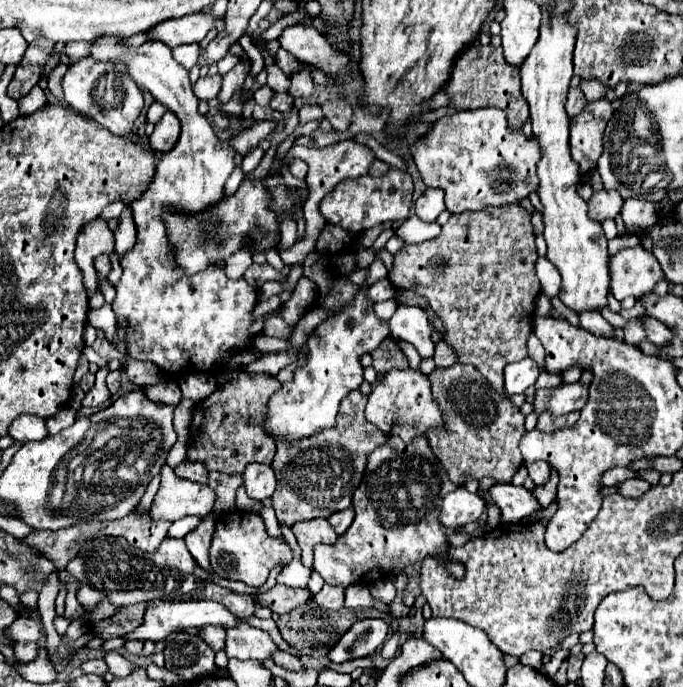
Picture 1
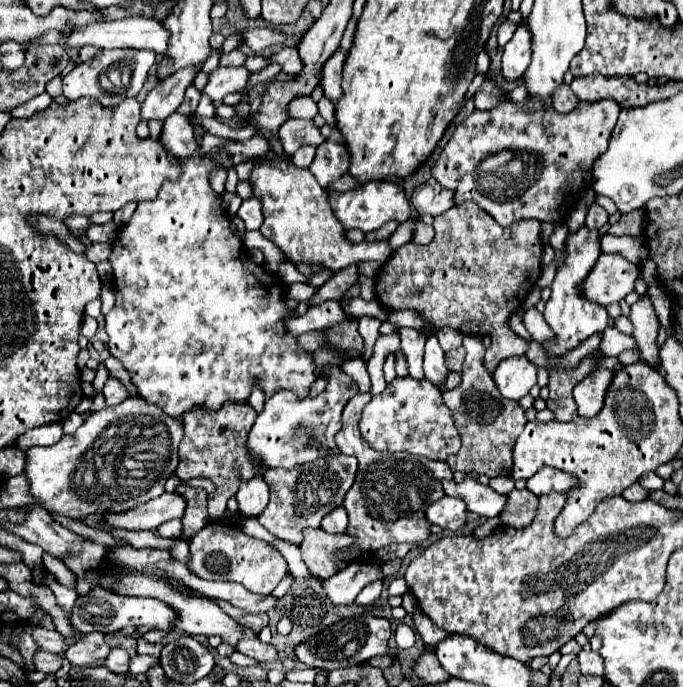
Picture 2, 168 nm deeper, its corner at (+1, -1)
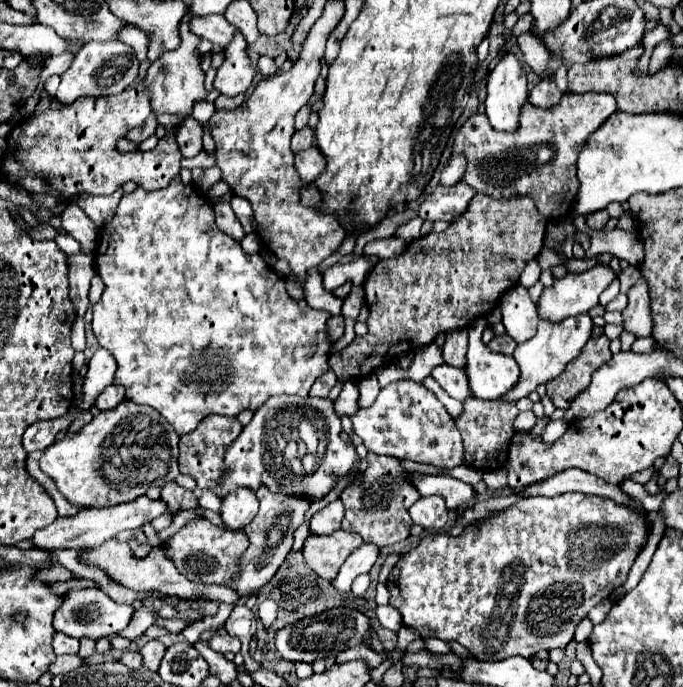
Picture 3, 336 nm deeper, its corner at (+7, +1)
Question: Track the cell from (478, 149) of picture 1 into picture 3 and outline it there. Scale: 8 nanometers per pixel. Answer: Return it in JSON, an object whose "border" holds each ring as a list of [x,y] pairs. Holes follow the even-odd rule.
{"border":[[[564,93],[560,103],[550,109],[538,109],[530,103],[522,107],[520,127],[516,133],[498,133],[490,127],[486,121],[486,115],[474,115],[470,117],[464,127],[458,131],[454,139],[454,153],[466,153],[470,165],[466,167],[466,177],[462,177],[472,189],[480,193],[490,193],[492,197],[514,197],[514,195],[530,195],[534,197],[538,211],[548,219],[556,221],[564,217],[574,203],[576,193],[576,159],[586,143],[586,137],[594,133],[612,113],[616,113],[616,99],[610,93]]]}

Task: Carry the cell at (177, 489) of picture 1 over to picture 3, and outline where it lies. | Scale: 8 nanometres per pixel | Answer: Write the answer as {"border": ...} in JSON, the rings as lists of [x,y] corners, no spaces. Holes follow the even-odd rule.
{"border":[[[146,495],[138,497],[136,501],[106,507],[106,509],[80,509],[74,517],[58,517],[54,523],[50,523],[44,529],[38,529],[34,533],[32,541],[36,549],[44,551],[56,551],[56,549],[86,549],[90,545],[102,545],[102,541],[112,539],[116,533],[126,529],[138,529],[144,523],[152,521],[154,517],[162,515],[166,511],[164,501],[152,501]]]}

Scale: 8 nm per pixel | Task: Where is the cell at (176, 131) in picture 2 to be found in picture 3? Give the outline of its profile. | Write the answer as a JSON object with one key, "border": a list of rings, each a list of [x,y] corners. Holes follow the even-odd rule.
{"border":[[[188,117],[178,129],[176,129],[176,141],[180,145],[180,151],[184,157],[194,157],[202,151],[202,135],[204,127],[196,119]]]}

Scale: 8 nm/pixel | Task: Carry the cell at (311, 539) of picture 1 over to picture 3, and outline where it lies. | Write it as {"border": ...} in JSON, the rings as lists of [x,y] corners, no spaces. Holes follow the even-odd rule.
{"border":[[[342,529],[332,535],[308,535],[304,543],[304,559],[322,579],[332,581],[338,575],[340,565],[360,545],[362,537],[358,537],[358,533],[354,535]]]}

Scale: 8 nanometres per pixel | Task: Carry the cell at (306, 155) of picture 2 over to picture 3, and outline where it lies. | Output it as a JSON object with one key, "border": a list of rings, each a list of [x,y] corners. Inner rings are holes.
{"border":[[[308,125],[302,127],[302,129],[298,129],[298,131],[292,135],[292,151],[294,151],[294,153],[312,147],[312,143],[314,143],[314,131],[312,131]]]}

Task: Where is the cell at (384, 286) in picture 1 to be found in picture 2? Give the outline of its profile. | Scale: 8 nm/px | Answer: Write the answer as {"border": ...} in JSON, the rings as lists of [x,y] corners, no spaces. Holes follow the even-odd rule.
{"border":[[[364,315],[364,317],[358,319],[358,331],[360,331],[360,335],[364,337],[364,355],[362,355],[364,361],[370,359],[370,353],[372,353],[374,341],[376,341],[376,337],[378,337],[378,329],[380,329],[380,325],[382,325],[382,321],[376,319],[376,317],[368,317],[368,315]]]}

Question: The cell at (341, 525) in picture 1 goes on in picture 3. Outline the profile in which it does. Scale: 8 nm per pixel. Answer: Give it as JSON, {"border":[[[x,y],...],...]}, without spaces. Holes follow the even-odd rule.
{"border":[[[336,499],[336,501],[328,503],[324,509],[320,509],[312,517],[312,521],[310,521],[310,533],[314,533],[314,535],[330,535],[336,529],[340,529],[342,517],[344,517],[342,501]]]}

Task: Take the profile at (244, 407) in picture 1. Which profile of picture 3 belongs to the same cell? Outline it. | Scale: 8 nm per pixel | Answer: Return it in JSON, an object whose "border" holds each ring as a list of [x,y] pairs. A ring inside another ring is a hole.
{"border":[[[218,415],[206,417],[194,433],[180,437],[180,459],[178,459],[180,473],[192,475],[198,481],[200,491],[218,493],[214,485],[218,485],[218,477],[222,477],[222,457],[226,449],[236,441],[240,431],[242,431],[242,425],[238,423],[236,417],[218,417]]]}

